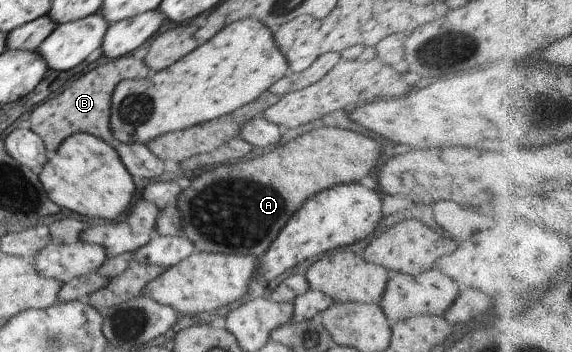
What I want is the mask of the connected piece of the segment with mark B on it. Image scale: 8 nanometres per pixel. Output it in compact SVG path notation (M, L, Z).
M131 55L120 56L107 64L100 64L73 80L71 86L58 96L37 106L30 115L30 128L42 138L47 152L56 151L67 137L75 133L89 133L113 144L115 138L110 127L110 106L115 87L122 80L144 79L150 73L151 69L143 60Z

